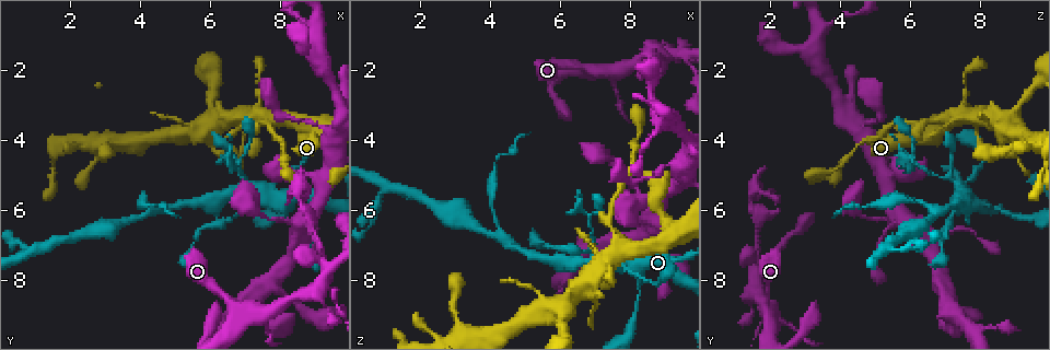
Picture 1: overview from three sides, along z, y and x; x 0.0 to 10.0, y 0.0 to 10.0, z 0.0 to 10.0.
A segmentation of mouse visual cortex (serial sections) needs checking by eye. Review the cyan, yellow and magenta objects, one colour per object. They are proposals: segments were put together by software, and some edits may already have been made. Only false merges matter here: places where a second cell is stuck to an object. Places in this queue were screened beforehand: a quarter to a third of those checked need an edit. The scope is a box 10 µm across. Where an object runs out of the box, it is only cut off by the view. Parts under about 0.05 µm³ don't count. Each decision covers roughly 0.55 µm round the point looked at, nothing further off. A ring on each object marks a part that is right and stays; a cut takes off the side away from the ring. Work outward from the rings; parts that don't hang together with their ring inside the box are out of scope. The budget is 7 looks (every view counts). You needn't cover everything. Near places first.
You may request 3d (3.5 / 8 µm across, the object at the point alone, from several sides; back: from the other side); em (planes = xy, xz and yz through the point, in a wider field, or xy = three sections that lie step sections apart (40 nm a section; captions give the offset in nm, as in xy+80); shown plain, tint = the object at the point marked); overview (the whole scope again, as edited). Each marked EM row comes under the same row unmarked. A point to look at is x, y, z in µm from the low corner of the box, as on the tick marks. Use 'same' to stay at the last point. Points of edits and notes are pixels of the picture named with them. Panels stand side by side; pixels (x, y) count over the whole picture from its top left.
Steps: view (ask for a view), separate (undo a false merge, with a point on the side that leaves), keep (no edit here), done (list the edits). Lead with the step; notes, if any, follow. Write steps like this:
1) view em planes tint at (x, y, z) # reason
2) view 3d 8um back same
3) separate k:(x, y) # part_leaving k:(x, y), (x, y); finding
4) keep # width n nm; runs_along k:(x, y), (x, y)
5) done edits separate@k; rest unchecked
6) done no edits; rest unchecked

view 3d 3.5um at (4.35, 6.05, 6.80) # narrows sharply

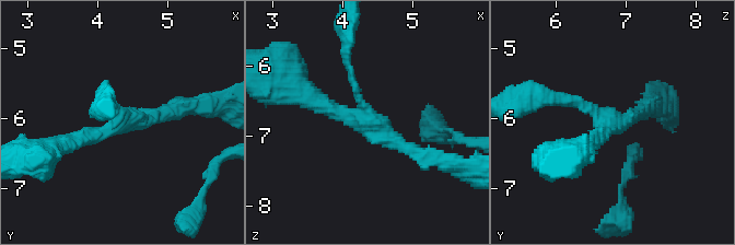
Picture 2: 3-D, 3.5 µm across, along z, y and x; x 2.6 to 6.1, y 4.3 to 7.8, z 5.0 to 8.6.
view em planes tint at (4.35, 6.00, 6.75)

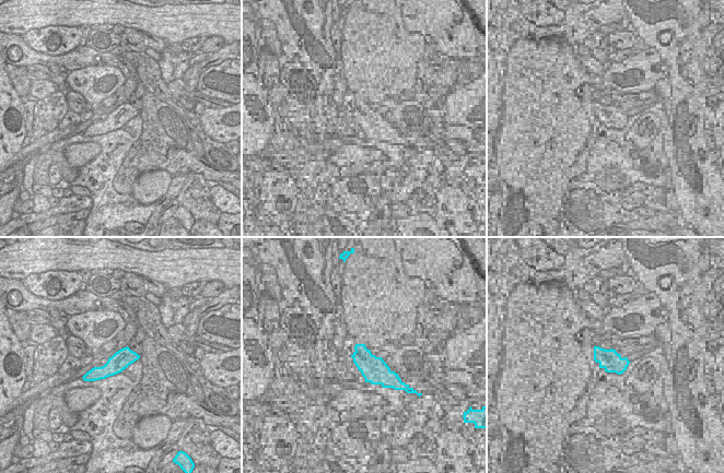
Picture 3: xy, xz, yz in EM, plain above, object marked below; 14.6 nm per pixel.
separate 2:(557, 96) # width 280 nm; part_leaving 2:(588, 107), (546, 93), (518, 103); two cells meet here

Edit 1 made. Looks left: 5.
view overview # redraw

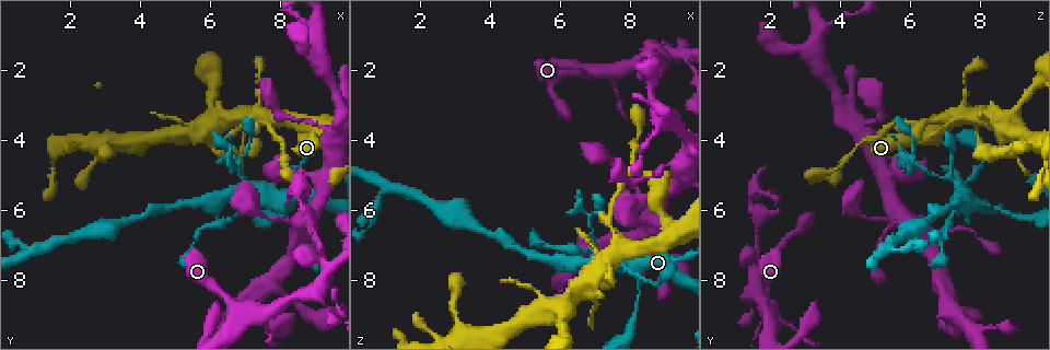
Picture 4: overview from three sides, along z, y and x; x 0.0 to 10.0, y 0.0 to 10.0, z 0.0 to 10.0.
view 3d 8um at (8.30, 6.00, 8.35) # sudden change in width

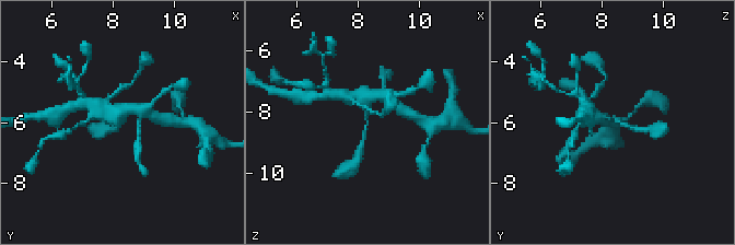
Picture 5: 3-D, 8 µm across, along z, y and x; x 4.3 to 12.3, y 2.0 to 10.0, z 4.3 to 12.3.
view em xy step 5 tint same # arm_widths 150, 450 nm

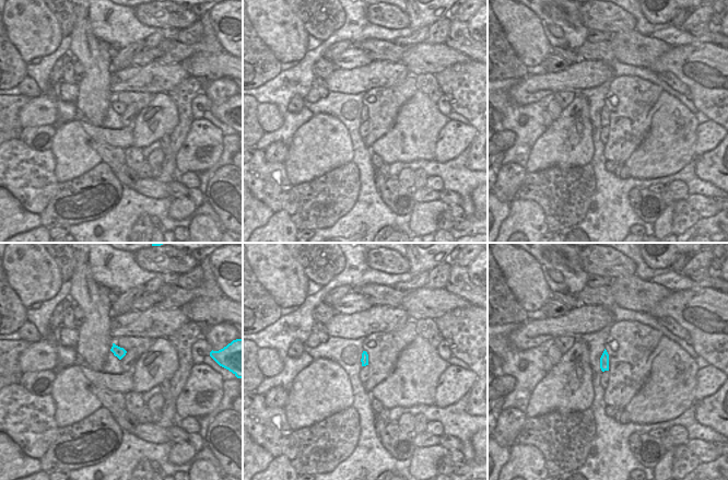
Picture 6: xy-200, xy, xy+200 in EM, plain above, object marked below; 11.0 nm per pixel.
keep # width 90 nm; runs_along 5:(586, 109), (592, 117), (641, 129); one cell here

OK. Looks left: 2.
view 3d 3.5um at (7.00, 8.90, 2.00) # four or more arms meet

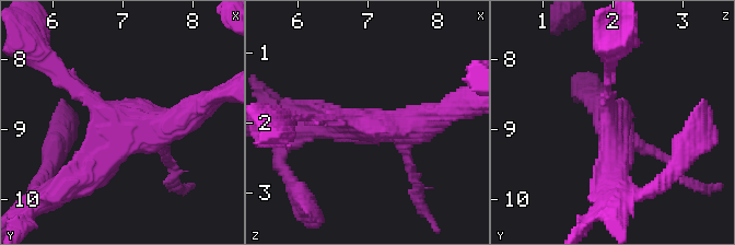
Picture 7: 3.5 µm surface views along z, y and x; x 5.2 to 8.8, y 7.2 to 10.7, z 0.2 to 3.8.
view em xy step 3 tint at (6.95, 8.95, 2.00)

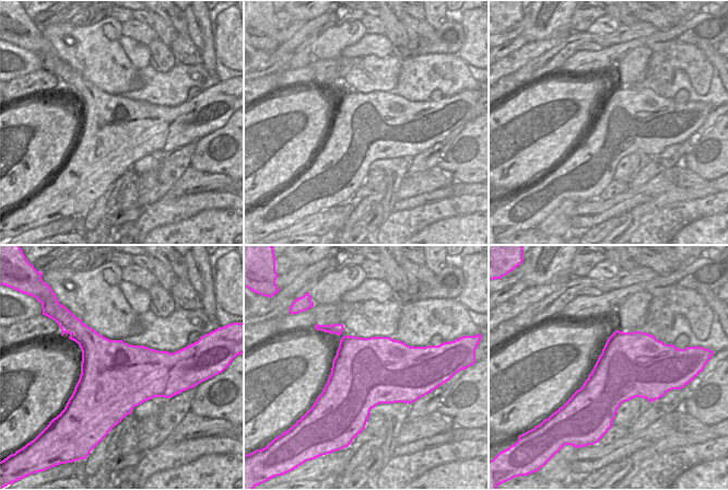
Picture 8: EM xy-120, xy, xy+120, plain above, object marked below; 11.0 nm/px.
keep # runs_along 7:(63, 76), (120, 126), (191, 113); all the same cell

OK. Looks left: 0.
done edits separate@2; rest unchecked

